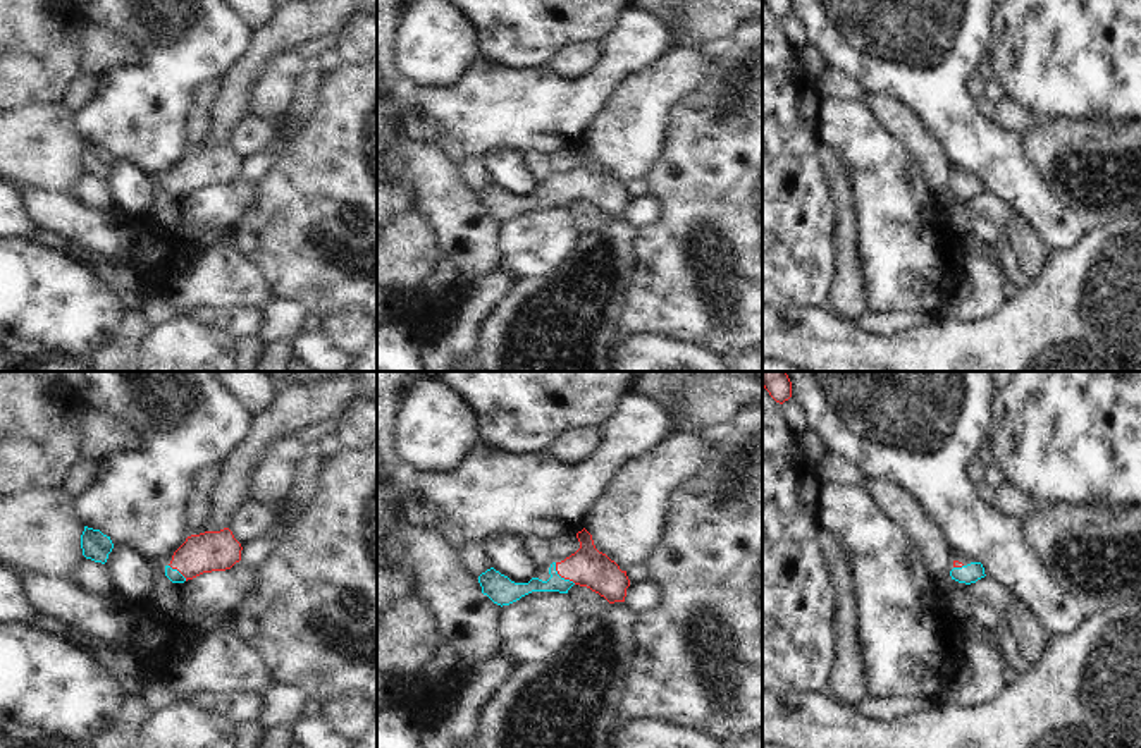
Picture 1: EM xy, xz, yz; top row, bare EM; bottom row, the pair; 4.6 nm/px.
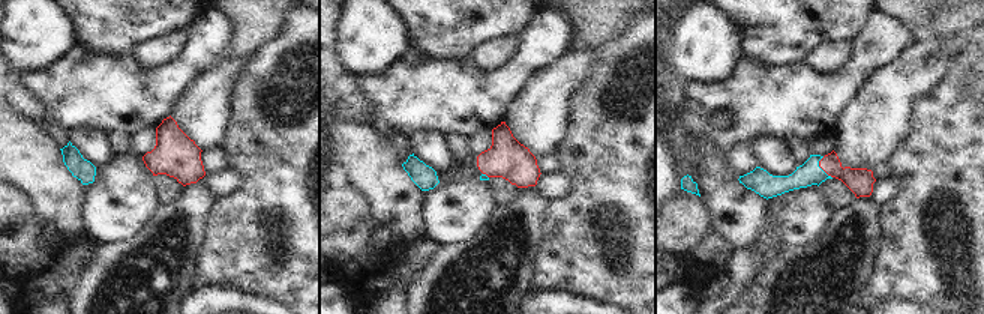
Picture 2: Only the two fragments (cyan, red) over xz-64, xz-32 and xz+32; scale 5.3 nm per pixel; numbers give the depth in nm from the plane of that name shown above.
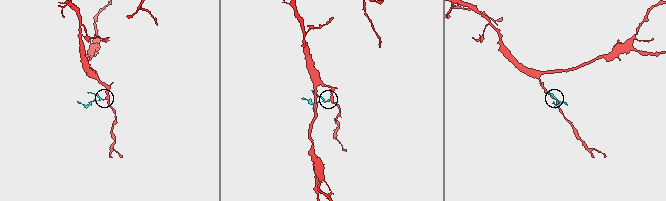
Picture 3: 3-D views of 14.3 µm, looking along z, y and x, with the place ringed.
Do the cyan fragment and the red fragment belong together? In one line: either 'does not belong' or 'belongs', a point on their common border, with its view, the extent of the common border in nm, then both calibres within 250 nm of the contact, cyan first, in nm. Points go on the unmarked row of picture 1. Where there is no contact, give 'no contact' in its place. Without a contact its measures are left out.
belongs; meets cyan in xz at (560, 191); contact 140 nm long; 100 nm thick on the cyan side, 180 nm on the other

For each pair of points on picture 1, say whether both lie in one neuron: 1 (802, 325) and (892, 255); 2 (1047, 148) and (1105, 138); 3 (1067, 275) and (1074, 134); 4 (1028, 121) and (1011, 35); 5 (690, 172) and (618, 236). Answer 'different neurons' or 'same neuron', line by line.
1: different neurons
2: same neuron
3: different neurons
4: different neurons
5: different neurons

